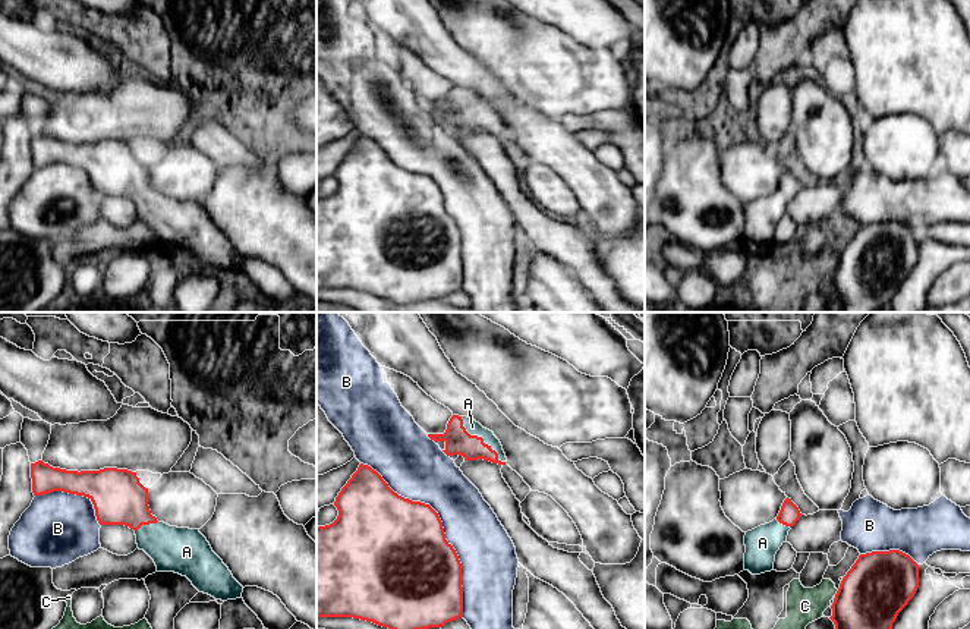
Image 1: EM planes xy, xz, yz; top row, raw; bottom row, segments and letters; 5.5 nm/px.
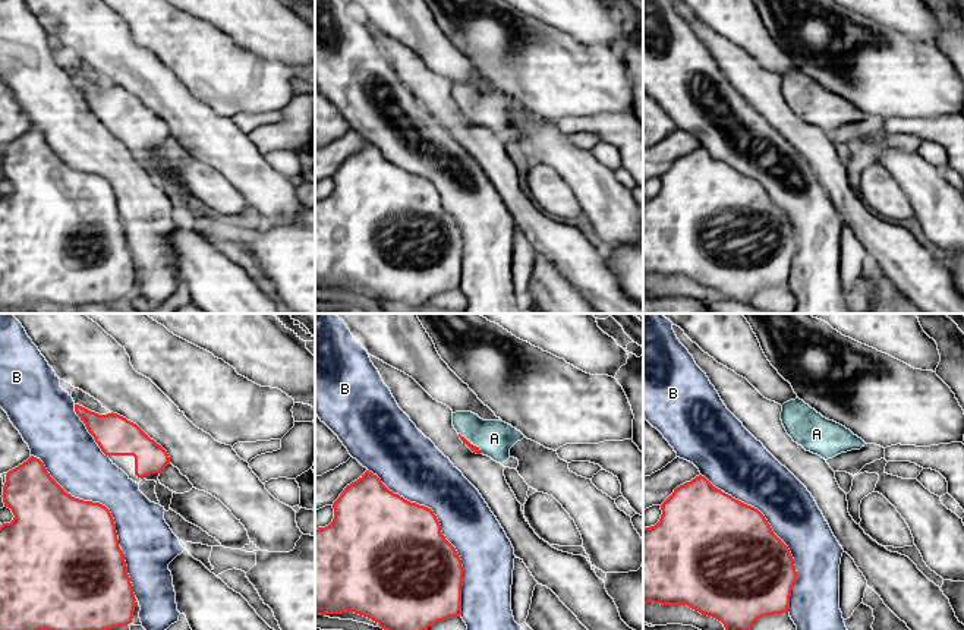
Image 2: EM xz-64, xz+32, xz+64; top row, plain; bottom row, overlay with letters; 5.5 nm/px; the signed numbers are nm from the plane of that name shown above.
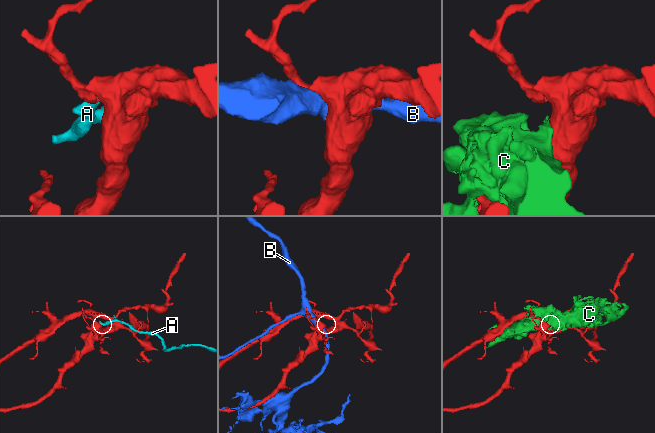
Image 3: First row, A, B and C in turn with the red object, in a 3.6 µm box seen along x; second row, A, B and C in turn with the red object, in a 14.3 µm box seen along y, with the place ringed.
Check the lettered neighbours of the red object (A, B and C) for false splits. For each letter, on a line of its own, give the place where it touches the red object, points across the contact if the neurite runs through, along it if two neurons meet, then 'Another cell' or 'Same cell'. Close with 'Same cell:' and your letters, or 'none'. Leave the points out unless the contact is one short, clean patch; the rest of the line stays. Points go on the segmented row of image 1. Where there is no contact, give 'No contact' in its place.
A: Touches red at xz (481, 437). Path across: xz (457, 440), (481, 437), (472, 427). Same cell
B: Touches red at xz (441, 527). Another cell
C: Touches red at yz (837, 593). Another cell
Same cell: A

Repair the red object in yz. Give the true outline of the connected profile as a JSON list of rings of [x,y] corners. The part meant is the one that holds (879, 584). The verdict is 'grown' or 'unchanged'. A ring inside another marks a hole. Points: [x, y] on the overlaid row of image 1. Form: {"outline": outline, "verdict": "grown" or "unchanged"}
{"outline": [[[900,550],[860,554],[840,584],[829,619],[835,629],[892,629],[917,588],[919,564],[908,554]]], "verdict": "unchanged"}

